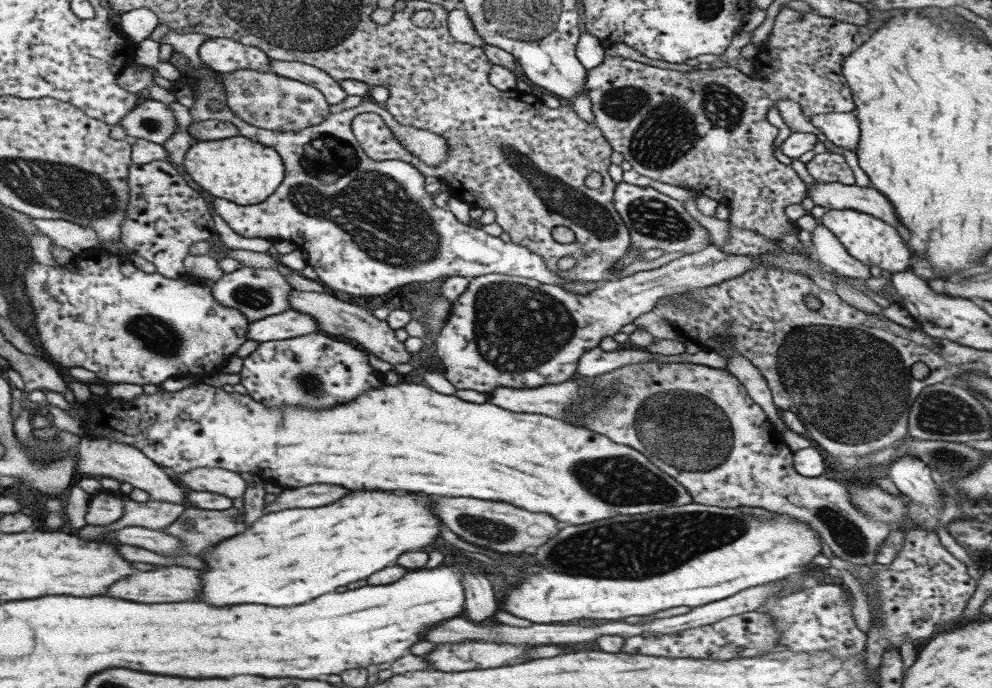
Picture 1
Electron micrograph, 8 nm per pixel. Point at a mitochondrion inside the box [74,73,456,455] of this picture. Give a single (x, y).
(372, 208)

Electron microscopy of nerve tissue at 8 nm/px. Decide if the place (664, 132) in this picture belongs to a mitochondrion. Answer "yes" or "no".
yes

